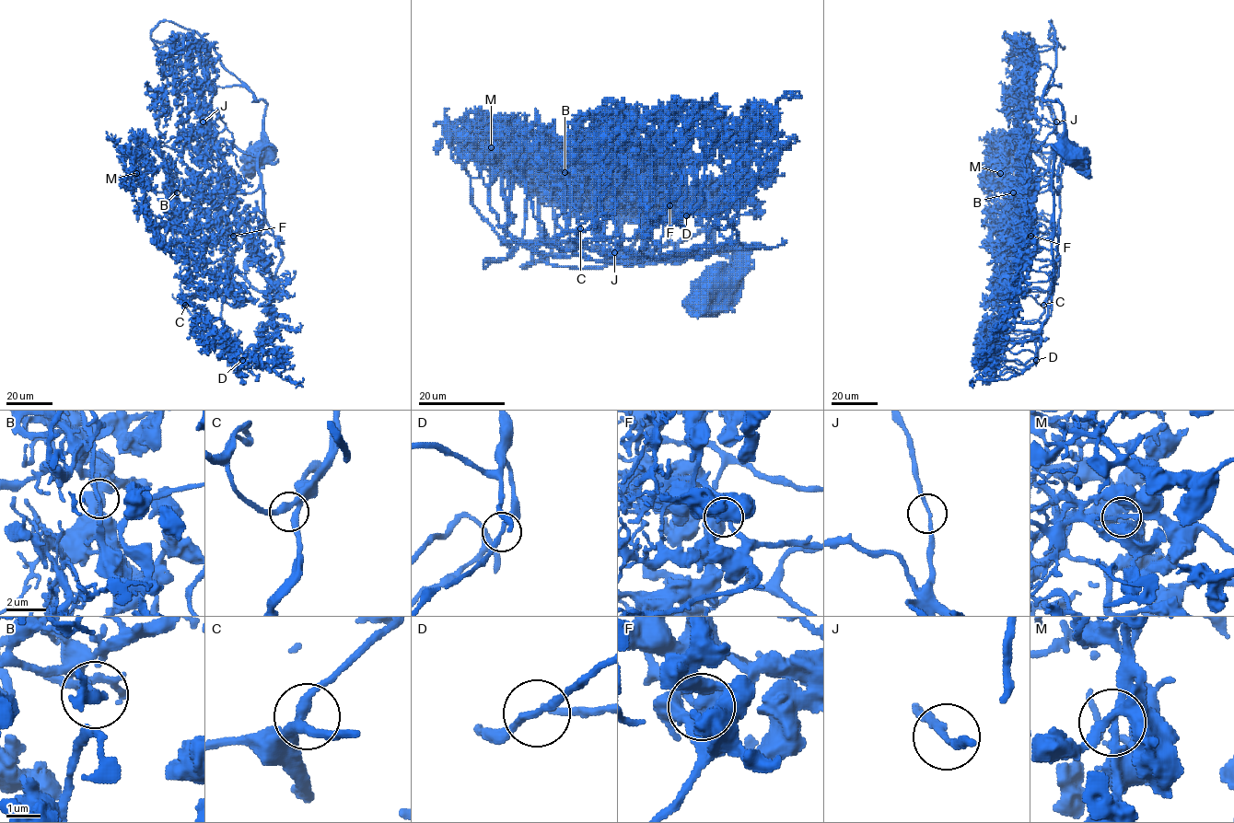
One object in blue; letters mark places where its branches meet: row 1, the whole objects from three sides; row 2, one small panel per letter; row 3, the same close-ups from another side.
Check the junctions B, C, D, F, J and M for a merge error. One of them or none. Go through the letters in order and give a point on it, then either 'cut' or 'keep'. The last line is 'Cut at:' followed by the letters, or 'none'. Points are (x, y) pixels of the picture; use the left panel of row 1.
B: (177, 192) | keep
C: (185, 305) | keep
D: (242, 360) | keep
F: (233, 236) | keep
J: (203, 121) | keep
M: (136, 173) | keep
Cut at: none

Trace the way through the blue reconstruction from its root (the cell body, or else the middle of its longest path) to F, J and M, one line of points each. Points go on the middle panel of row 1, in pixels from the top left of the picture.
F: (727, 275), (737, 261), (720, 245), (640, 260), (643, 213), (662, 193), (645, 189), (658, 187), (669, 205)
J: (727, 275), (737, 265), (729, 250), (709, 248), (679, 261), (630, 265), (618, 260), (620, 254), (613, 253)
M: (727, 275), (736, 257), (713, 248), (573, 268), (504, 244), (464, 168), (479, 139), (490, 148)

